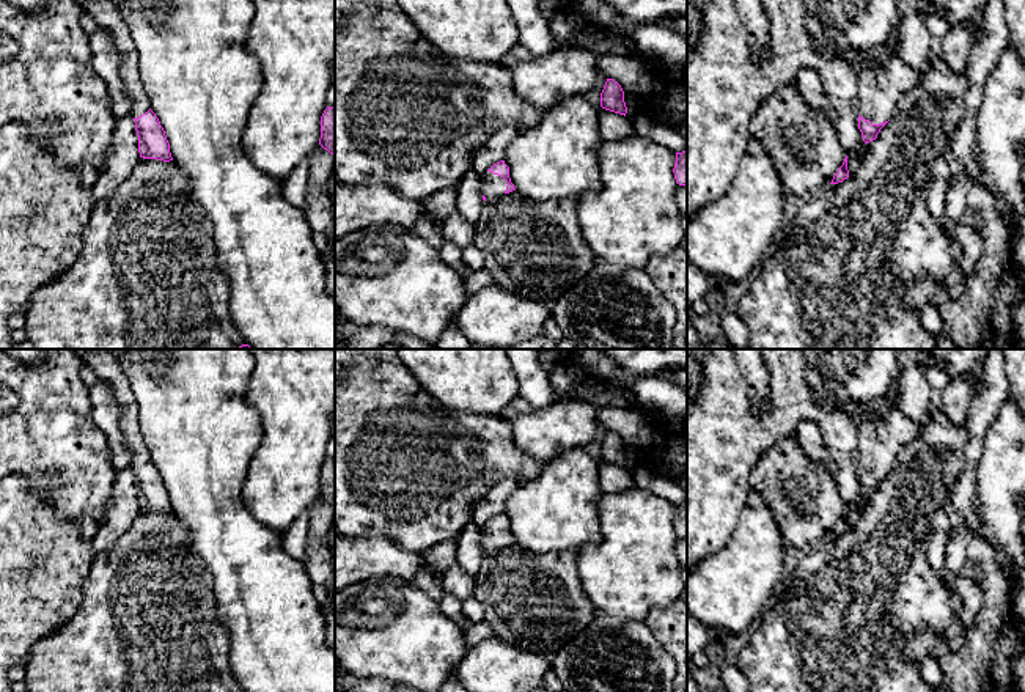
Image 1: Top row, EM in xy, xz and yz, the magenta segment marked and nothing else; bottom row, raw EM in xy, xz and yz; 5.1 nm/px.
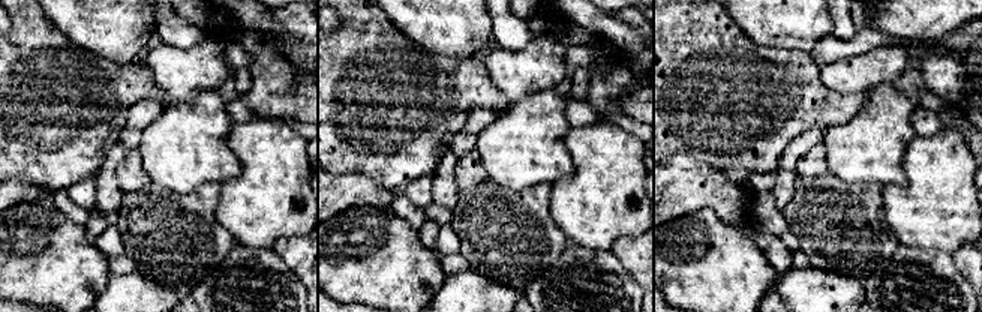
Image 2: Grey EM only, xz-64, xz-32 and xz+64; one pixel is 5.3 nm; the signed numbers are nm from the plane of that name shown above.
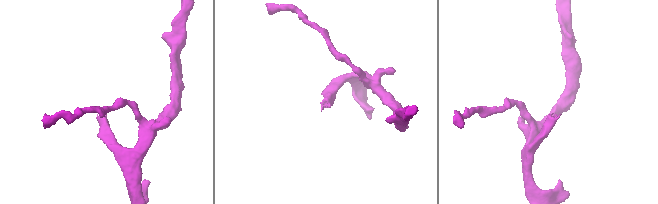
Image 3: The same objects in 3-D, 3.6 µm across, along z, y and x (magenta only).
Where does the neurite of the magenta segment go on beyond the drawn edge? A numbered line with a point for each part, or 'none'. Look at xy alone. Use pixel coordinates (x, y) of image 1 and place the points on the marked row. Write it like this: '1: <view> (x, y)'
1: xy (106, 14)

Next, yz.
1: yz (882, 79)

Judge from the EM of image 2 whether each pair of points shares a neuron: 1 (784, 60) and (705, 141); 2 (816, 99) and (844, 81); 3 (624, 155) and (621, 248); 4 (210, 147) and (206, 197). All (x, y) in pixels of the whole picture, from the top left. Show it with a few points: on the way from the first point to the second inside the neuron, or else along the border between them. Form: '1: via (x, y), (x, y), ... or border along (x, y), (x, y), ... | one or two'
1: via (766, 80), (724, 122) | one
2: border along (819, 68), (829, 89), (865, 93) | two
3: border along (637, 234), (619, 237), (609, 249) | two
4: border along (218, 183), (198, 186), (186, 194), (173, 192) | two

